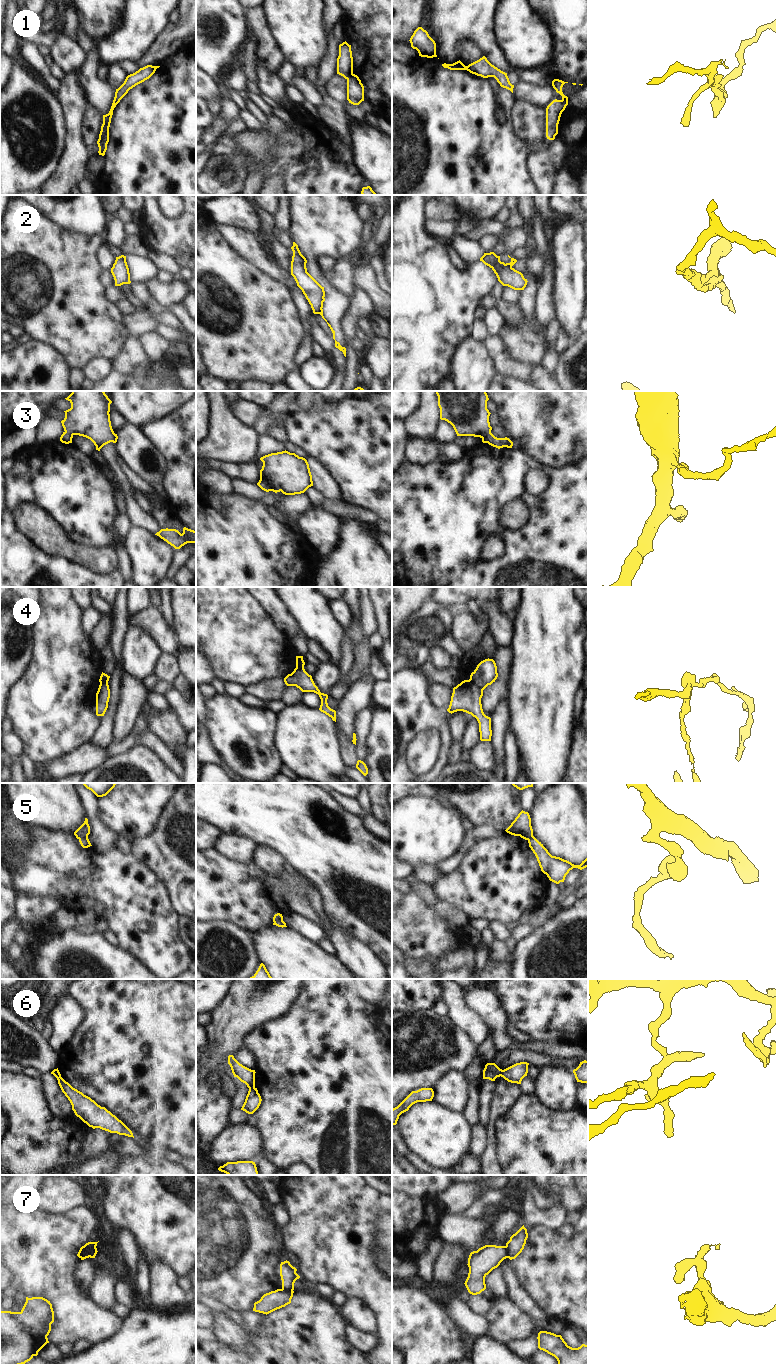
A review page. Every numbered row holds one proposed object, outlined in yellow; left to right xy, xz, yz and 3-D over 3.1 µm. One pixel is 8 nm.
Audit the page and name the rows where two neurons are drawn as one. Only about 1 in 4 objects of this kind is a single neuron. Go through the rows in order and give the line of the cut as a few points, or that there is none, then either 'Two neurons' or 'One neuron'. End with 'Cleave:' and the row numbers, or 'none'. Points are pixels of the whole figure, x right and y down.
1: Split along xz (352, 72), (347, 79). Two neurons
2: Split along yz (498, 256), (502, 263), (511, 267). Two neurons
3: No split. One neuron
4: Split along yz (469, 679), (482, 690). Two neurons
5: Split along xy (87, 836), (79, 840). Two neurons
6: Split along xz (254, 1087), (249, 1089). Two neurons
7: Split along xy (94, 1246), (88, 1256). Two neurons
Cleave: 1, 2, 4, 5, 6, 7

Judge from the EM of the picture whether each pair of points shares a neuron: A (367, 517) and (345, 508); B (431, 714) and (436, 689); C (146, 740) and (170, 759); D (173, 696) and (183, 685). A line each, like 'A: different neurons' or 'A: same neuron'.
A: same neuron
B: different neurons
C: same neuron
D: different neurons

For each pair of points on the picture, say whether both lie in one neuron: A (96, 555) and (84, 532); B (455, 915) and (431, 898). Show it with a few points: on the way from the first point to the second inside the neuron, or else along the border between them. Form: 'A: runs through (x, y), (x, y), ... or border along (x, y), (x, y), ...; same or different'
A: border along (70, 540), (89, 546), (114, 547); different
B: runs through (449, 911), (437, 902); same

